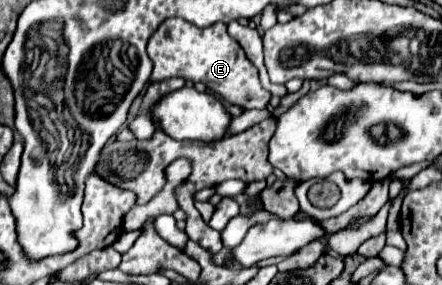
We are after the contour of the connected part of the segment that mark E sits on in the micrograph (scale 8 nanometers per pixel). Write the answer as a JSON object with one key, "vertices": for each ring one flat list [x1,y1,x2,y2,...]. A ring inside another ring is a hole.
{"vertices":[[166,19,158,31,148,41,148,55,154,61,154,71,150,81,162,81,170,77,194,79,194,83,204,83,208,91,216,93,220,99,250,109,266,109,270,103,270,93,260,87,259,72,246,57,244,49,234,41,224,23,214,23,210,27,194,27,184,19]]}

